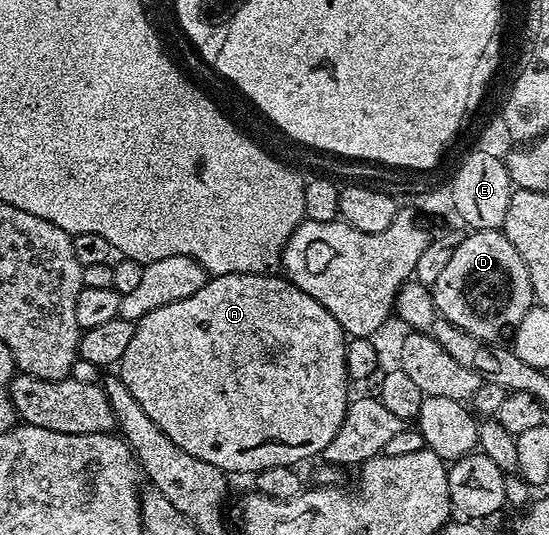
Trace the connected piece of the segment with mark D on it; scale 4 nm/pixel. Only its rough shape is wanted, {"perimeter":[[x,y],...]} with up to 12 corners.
{"perimeter":[[504,231],[462,235],[432,284],[447,322],[487,344],[533,307]]}

